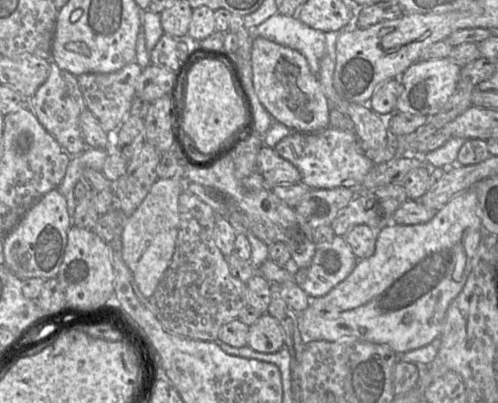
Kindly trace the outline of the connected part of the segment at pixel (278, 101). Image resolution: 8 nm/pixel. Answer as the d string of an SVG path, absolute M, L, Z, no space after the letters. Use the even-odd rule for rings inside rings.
M257 37L252 44L251 63L255 92L274 121L298 132L316 132L330 125L332 105L304 55L287 46Z

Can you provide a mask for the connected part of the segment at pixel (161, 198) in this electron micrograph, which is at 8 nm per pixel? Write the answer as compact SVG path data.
M158 178L121 230L122 256L141 294L149 299L169 267L179 231L178 200L183 189L178 178Z

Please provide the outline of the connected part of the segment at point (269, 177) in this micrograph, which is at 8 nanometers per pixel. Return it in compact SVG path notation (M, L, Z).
M265 144L259 150L257 170L268 184L296 183L301 181L297 167L282 158L274 148Z

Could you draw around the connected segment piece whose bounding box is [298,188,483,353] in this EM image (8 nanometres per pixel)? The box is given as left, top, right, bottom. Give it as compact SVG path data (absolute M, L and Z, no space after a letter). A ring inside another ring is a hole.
M474 189L467 190L453 197L446 203L435 216L426 223L416 225L402 225L389 223L377 232L374 253L365 259L358 260L353 271L329 293L322 297L311 298L308 307L298 313L299 330L306 340L325 341L367 341L388 345L397 353L403 353L426 346L434 339L439 338L442 324L450 303L463 289L472 268L472 259L482 238L482 223L478 214L478 199Z

